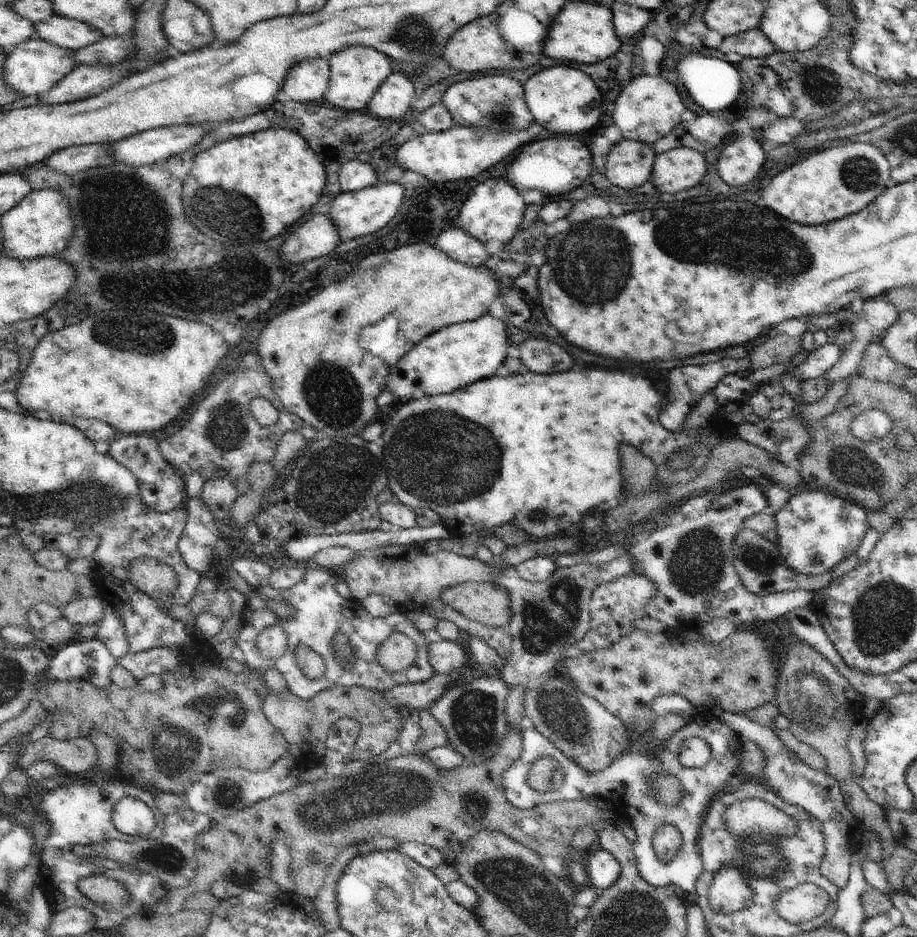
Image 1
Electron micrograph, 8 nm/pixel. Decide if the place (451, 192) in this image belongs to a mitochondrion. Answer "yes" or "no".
no

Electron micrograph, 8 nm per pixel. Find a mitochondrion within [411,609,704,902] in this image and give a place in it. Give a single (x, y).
(560, 712)

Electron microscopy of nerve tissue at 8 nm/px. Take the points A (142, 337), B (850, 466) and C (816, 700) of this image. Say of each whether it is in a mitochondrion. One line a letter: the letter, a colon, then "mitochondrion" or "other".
A: mitochondrion
B: mitochondrion
C: mitochondrion

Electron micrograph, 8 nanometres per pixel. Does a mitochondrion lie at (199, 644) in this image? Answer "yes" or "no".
no

